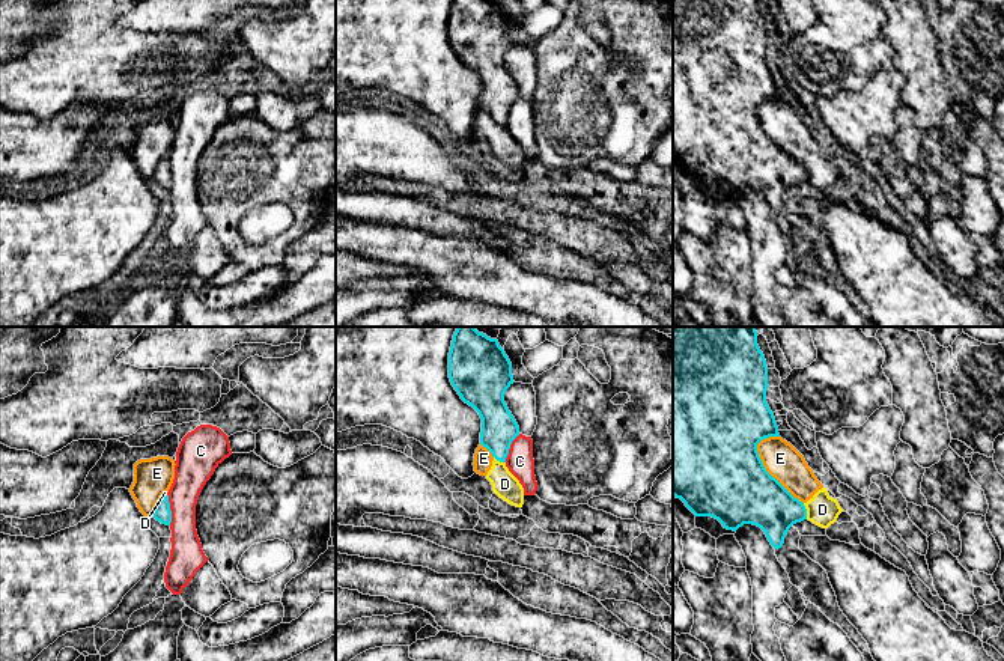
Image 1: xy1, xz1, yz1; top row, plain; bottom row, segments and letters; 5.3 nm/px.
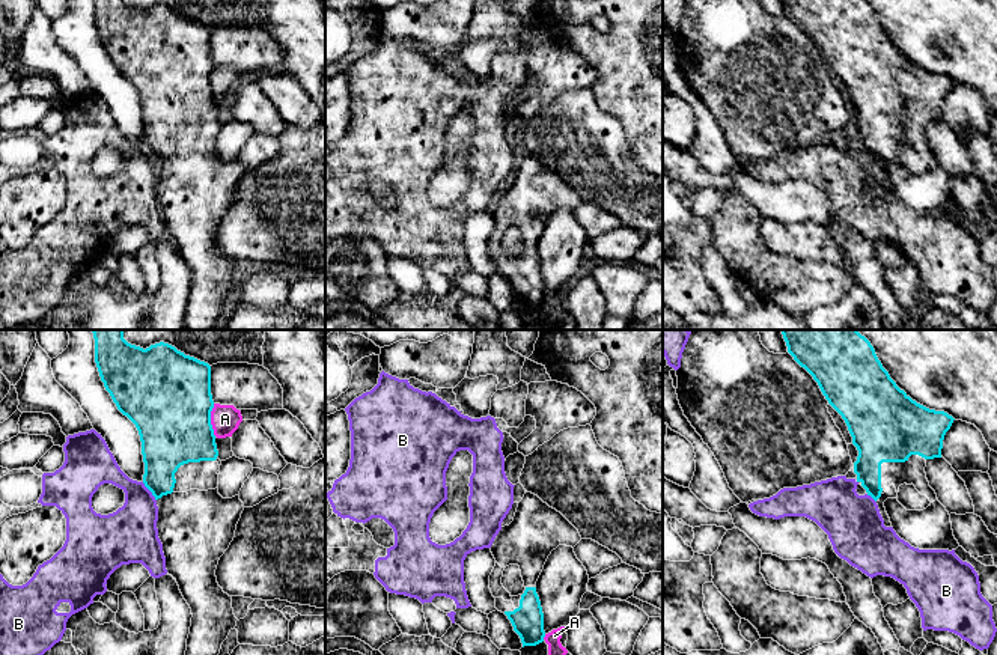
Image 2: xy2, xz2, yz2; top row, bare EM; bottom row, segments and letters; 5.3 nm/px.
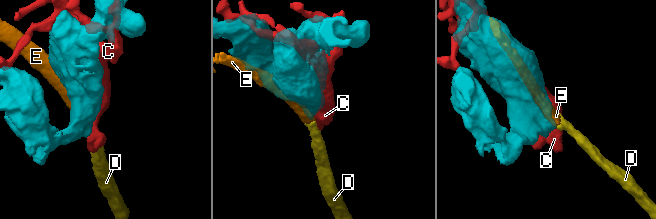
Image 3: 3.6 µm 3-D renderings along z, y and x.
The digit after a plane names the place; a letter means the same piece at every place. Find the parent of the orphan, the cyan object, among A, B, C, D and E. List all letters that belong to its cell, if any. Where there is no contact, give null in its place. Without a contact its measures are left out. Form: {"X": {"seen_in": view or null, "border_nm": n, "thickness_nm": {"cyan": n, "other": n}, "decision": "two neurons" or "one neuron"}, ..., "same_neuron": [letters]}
{"A": {"seen_in": "xy2", "border_nm": 180, "thickness_nm": {"cyan": 460, "other": 160}, "decision": "two neurons"}, "B": {"seen_in": "xy2", "border_nm": 130, "thickness_nm": {"cyan": 260, "other": 280}, "decision": "two neurons"}, "C": {"seen_in": "xy1", "border_nm": 170, "thickness_nm": {"cyan": 90, "other": 190}, "decision": "two neurons"}, "D": {"seen_in": "yz1", "border_nm": 90, "thickness_nm": {"cyan": 280, "other": 160}, "decision": "two neurons"}, "E": {"seen_in": "yz1", "border_nm": 420, "thickness_nm": {"cyan": 460, "other": 190}, "decision": "two neurons"}, "same_neuron": []}

